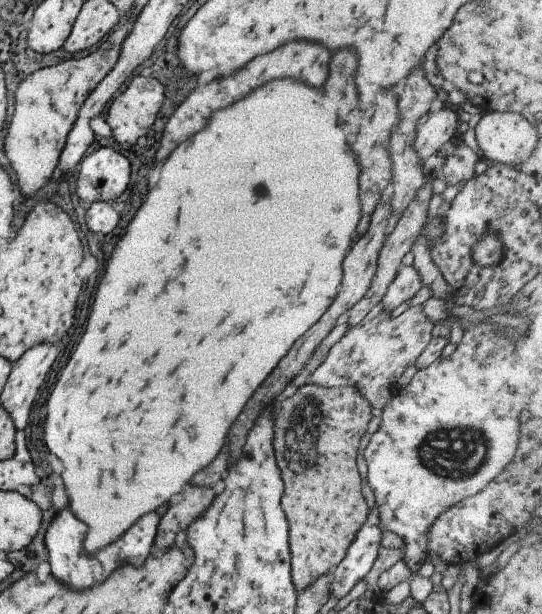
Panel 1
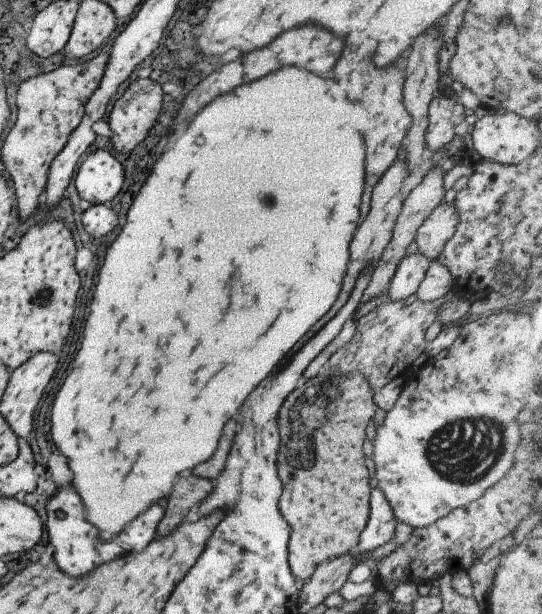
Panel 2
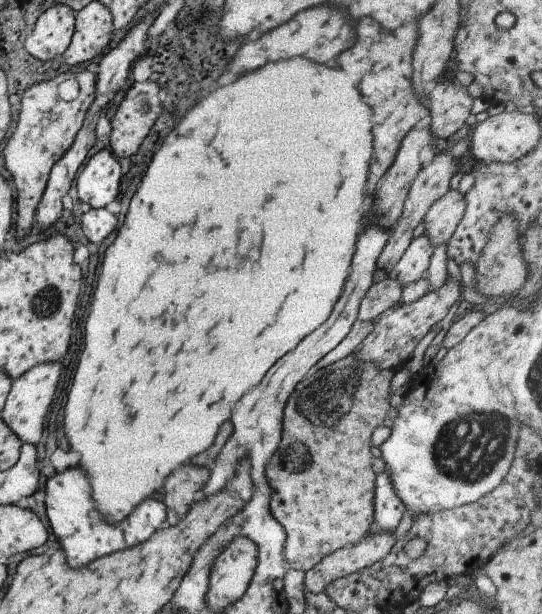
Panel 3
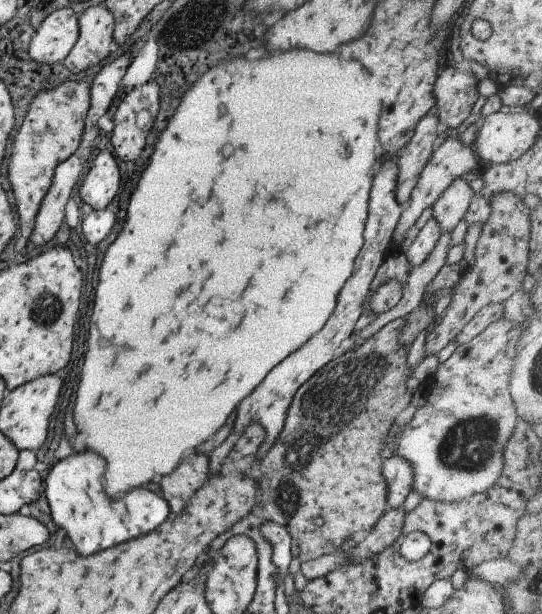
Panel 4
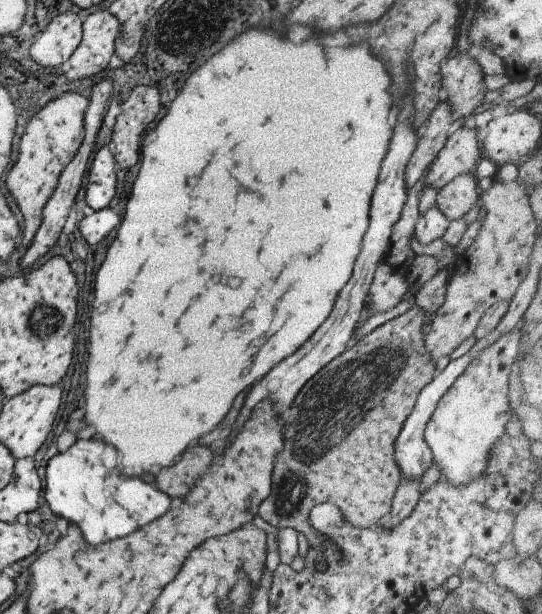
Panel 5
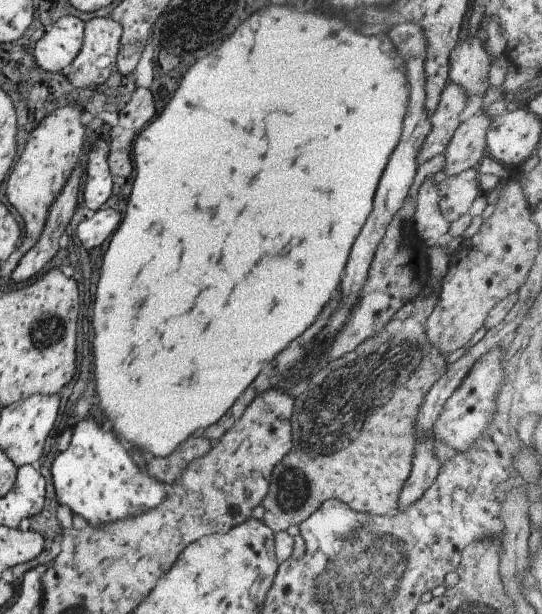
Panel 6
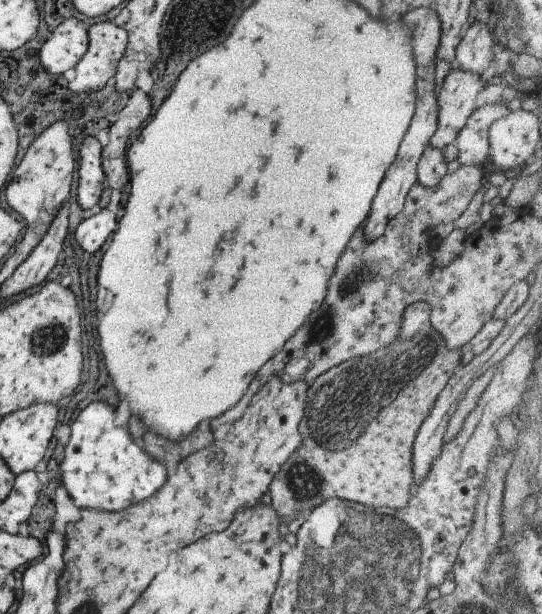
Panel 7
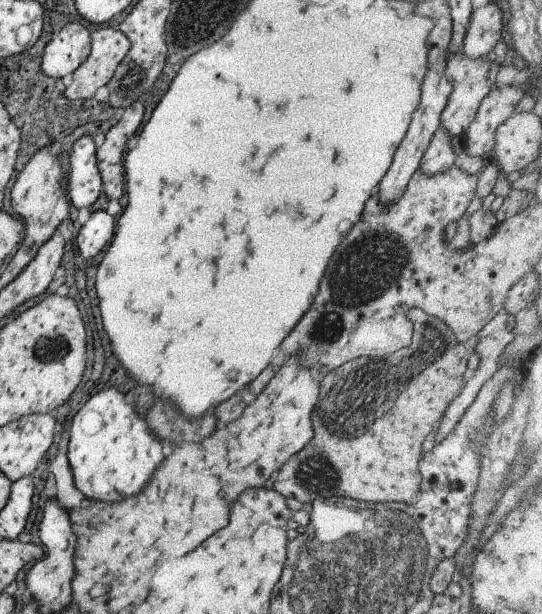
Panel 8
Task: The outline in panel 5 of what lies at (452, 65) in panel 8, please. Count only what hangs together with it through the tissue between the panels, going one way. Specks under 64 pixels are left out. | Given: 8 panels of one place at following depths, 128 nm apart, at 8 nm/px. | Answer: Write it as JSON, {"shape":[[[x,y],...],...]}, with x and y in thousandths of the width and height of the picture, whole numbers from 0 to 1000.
{"shape":[[[821,158],[808,168],[801,182],[777,212],[771,238],[764,243],[747,277],[749,303],[764,303],[786,282],[786,274],[804,261],[808,249],[828,226],[830,204],[839,194],[839,184],[827,171]]]}

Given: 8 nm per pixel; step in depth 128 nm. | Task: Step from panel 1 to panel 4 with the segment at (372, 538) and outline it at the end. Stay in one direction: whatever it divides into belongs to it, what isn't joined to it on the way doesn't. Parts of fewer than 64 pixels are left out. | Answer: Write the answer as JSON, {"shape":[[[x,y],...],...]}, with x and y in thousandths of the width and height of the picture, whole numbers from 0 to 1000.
{"shape":[[[723,739],[720,746],[708,748],[705,775],[716,788],[716,829],[734,831],[764,795],[764,762],[745,743]]]}

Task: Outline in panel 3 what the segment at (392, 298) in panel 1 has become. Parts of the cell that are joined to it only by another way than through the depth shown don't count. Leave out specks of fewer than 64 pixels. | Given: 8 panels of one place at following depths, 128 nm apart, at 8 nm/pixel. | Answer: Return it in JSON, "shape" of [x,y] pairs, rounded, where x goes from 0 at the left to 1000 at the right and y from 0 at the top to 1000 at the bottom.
{"shape":[[[786,381],[762,388],[742,420],[734,423],[727,445],[738,466],[768,459],[786,450],[803,401]]]}

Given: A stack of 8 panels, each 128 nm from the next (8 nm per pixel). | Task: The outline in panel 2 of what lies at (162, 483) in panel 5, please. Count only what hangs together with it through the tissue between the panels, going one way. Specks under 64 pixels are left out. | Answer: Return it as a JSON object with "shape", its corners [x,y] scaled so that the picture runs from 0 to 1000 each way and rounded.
{"shape":[[[336,772],[325,782],[321,805],[310,811],[310,827],[292,853],[293,873],[310,873],[352,837],[354,824],[369,821],[395,798],[395,783],[360,772]]]}

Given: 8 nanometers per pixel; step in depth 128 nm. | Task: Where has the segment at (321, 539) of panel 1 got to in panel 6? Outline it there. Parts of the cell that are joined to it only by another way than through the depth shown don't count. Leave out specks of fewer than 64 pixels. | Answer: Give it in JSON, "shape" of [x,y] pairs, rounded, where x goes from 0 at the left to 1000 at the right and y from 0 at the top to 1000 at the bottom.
{"shape":[[[797,476],[790,485],[768,485],[749,493],[712,528],[712,534],[690,546],[690,554],[675,554],[657,570],[642,573],[620,586],[609,586],[605,593],[589,596],[565,619],[559,634],[542,643],[542,674],[537,678],[541,731],[506,761],[500,775],[498,798],[487,809],[485,824],[489,831],[485,852],[506,866],[530,865],[539,855],[561,850],[574,837],[579,837],[605,813],[624,813],[638,819],[653,834],[672,834],[683,839],[734,839],[738,834],[738,801],[758,767],[762,741],[766,739],[768,681],[775,671],[775,661],[782,658],[786,642],[793,638],[797,627],[825,604],[823,578],[808,572],[788,550],[784,524],[801,505],[808,479]]]}

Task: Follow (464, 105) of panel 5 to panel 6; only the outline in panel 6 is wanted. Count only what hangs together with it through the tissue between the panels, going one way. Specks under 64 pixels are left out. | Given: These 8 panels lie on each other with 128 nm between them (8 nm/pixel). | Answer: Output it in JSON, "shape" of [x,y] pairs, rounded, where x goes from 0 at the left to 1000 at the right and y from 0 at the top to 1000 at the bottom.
{"shape":[[[891,54],[863,59],[849,67],[830,86],[830,121],[827,134],[852,140],[863,160],[893,156],[904,142],[904,91],[897,85]]]}

